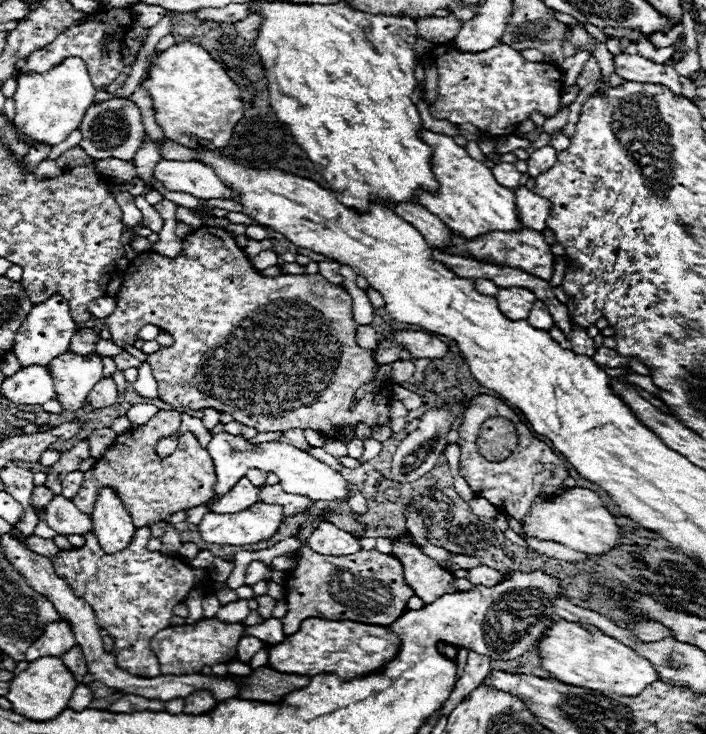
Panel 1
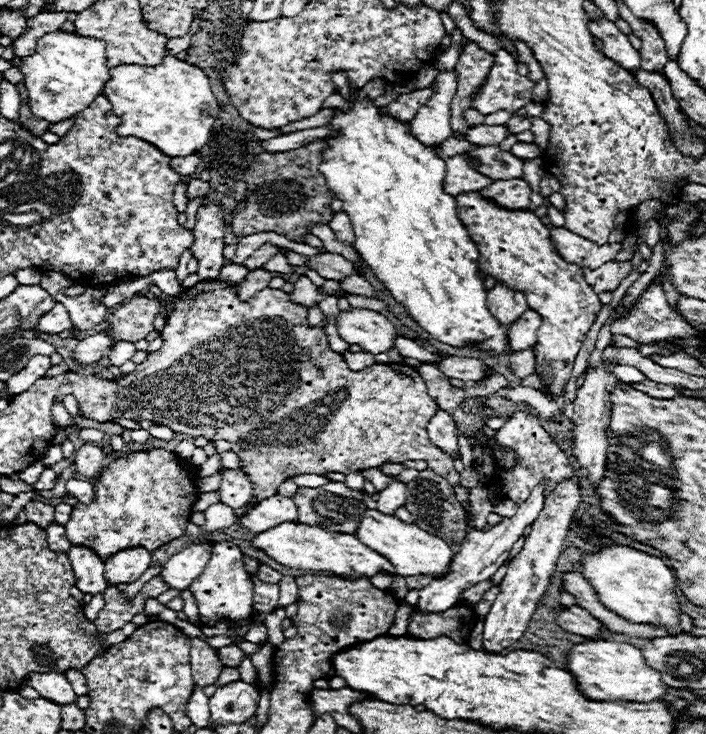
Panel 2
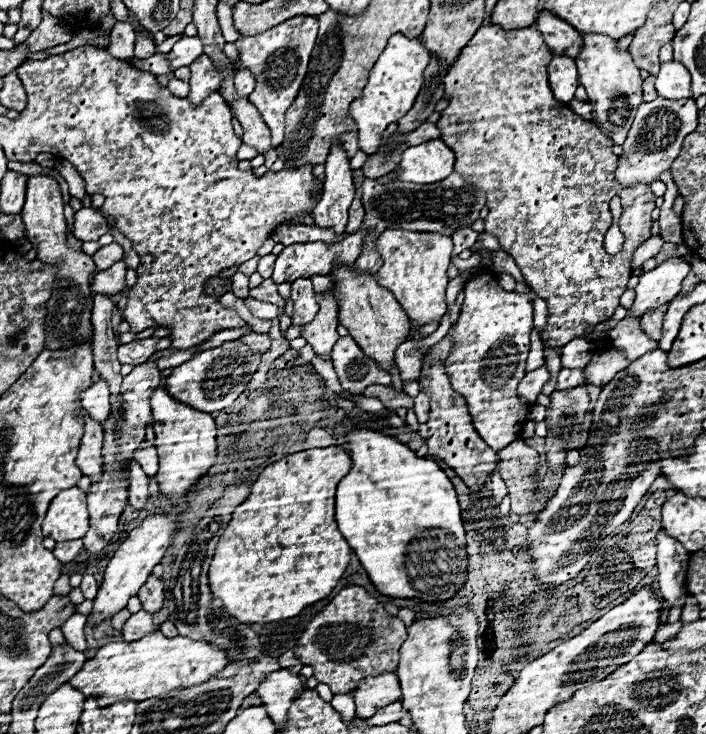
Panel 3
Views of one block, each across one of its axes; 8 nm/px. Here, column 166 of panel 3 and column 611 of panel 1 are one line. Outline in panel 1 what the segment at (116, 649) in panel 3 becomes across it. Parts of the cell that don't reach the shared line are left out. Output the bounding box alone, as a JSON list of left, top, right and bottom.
[538,620,658,696]

